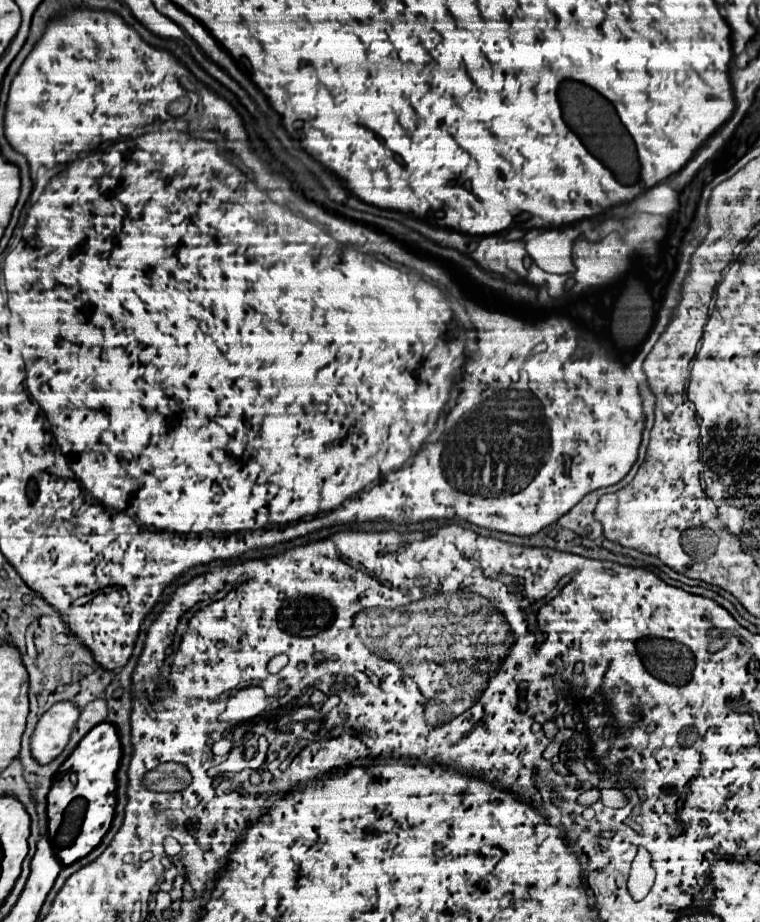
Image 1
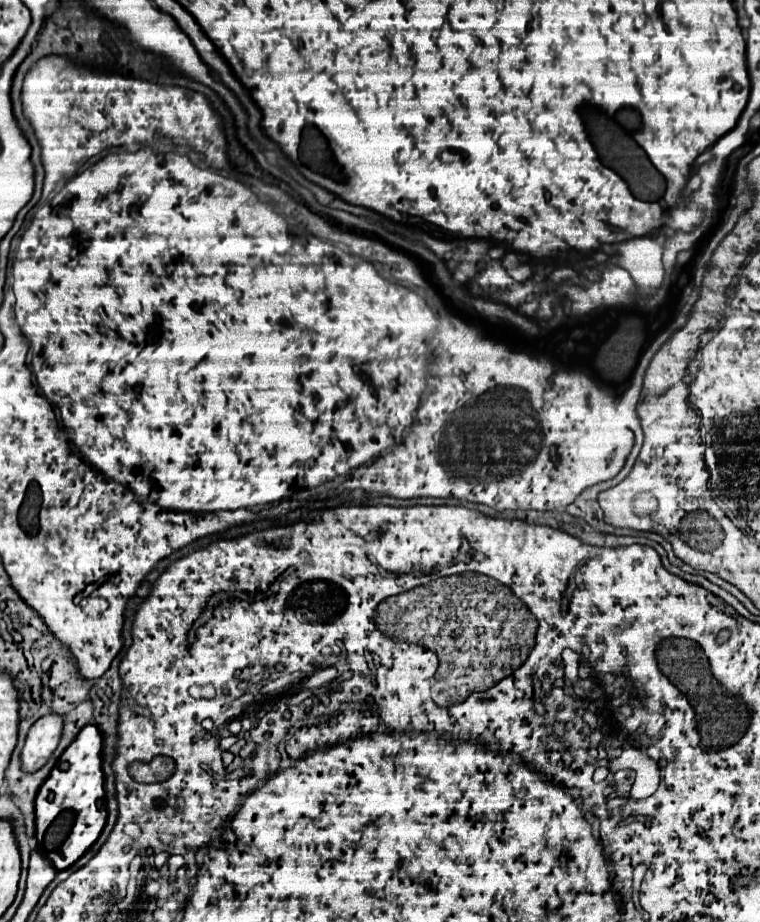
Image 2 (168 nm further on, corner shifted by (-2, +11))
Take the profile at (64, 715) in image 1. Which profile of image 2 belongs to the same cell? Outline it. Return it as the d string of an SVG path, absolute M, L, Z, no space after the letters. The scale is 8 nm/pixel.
M48 713L40 717L28 731L26 745L22 749L22 769L38 771L58 747L62 735L62 717L56 713Z

